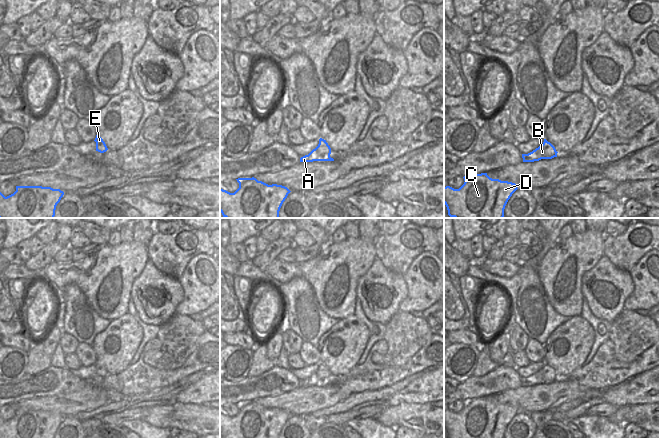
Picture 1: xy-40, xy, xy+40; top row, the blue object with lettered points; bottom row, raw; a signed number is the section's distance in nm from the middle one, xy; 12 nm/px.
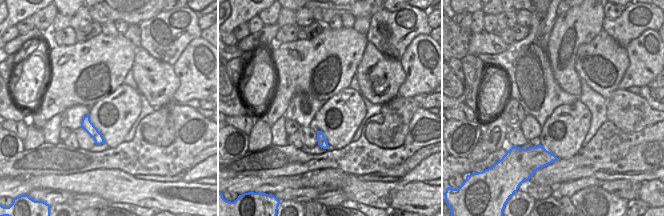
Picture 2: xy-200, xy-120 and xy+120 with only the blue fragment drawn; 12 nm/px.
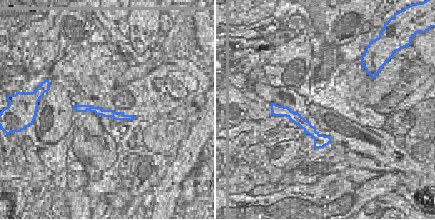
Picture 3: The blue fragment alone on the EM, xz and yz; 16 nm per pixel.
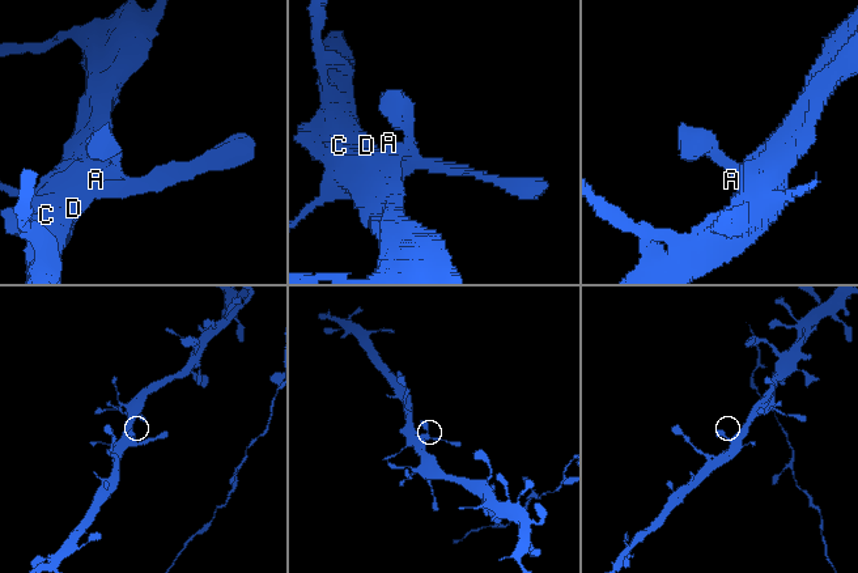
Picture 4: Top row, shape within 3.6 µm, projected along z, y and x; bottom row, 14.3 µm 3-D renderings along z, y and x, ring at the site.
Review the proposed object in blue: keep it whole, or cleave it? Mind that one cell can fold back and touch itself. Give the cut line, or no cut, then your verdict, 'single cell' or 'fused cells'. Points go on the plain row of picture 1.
no cut; single cell

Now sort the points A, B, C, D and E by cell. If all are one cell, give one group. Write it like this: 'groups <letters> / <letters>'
groups A B C D E

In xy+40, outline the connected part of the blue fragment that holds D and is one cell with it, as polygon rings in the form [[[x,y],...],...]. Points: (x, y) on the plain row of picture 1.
[[[487,397],[466,399],[463,402],[465,406],[459,413],[444,411],[444,428],[448,438],[504,438],[508,424],[518,413],[515,407],[492,403]]]

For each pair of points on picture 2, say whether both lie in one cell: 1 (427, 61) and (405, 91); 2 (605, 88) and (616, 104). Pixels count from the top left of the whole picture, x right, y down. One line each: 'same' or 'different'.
1: same
2: different

